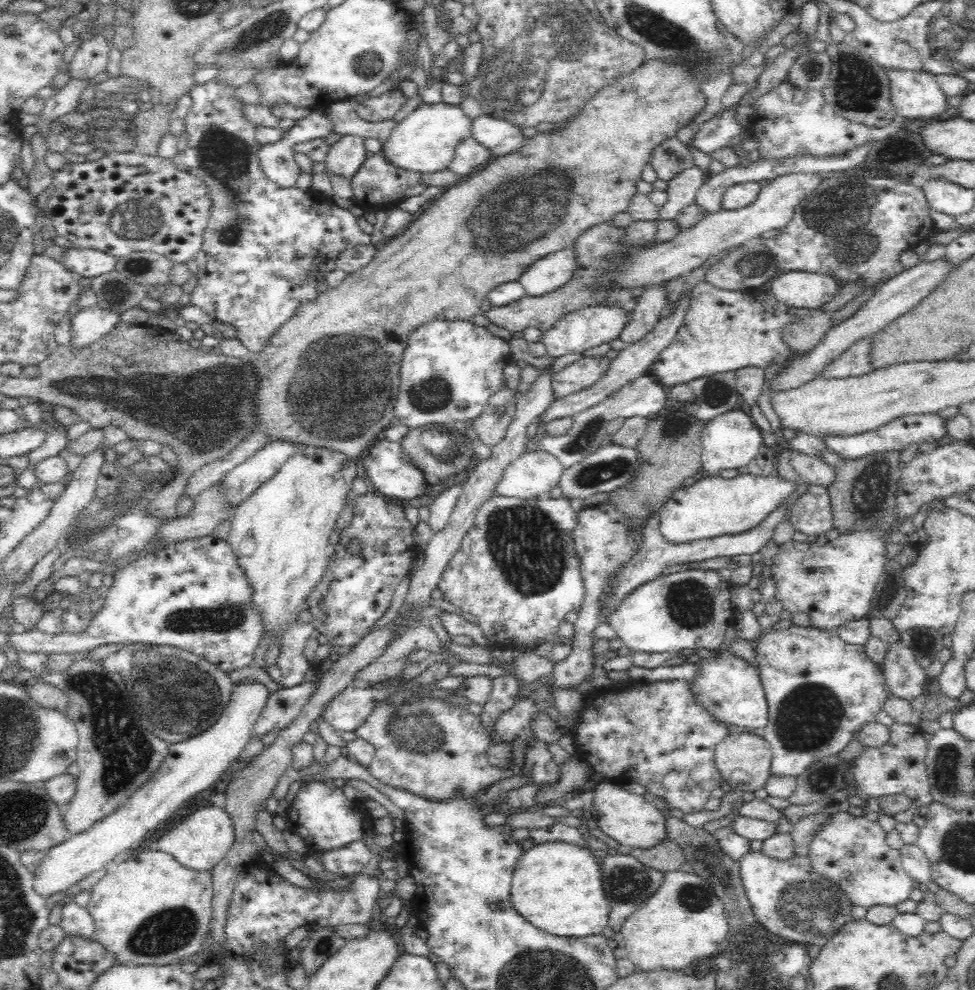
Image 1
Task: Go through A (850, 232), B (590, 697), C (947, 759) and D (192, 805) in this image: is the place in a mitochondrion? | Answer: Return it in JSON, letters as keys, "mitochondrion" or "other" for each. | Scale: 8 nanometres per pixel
{"A":"mitochondrion","B":"other","C":"mitochondrion","D":"other"}

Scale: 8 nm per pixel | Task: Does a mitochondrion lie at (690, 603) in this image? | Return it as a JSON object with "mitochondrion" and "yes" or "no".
{"mitochondrion":"yes"}

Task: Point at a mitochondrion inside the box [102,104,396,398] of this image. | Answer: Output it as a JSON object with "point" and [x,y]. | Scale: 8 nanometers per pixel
{"point":[225,157]}

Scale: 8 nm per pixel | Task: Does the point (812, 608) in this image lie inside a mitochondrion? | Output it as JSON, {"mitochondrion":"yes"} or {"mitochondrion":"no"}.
{"mitochondrion":"no"}

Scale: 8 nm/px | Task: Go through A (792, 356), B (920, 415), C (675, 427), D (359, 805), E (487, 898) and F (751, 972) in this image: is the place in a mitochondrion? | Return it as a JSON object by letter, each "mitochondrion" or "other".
{"A":"other","B":"other","C":"mitochondrion","D":"other","E":"other","F":"mitochondrion"}

